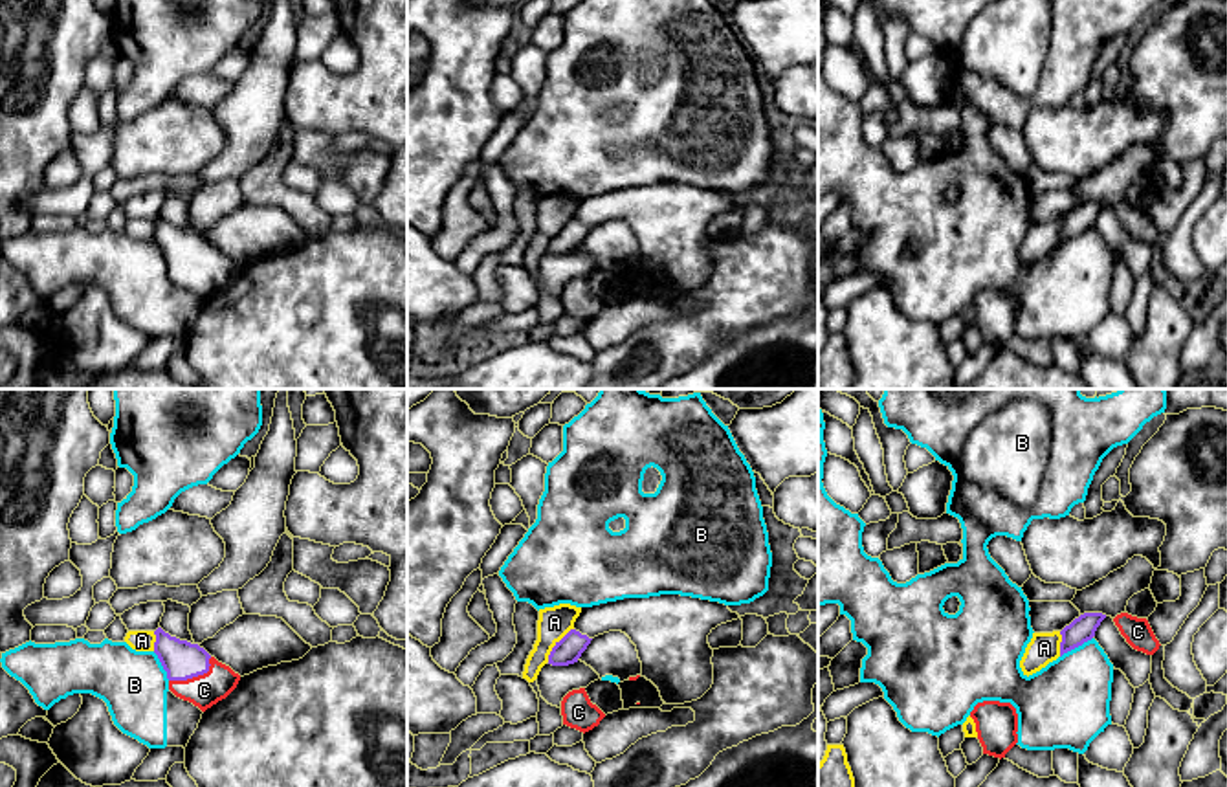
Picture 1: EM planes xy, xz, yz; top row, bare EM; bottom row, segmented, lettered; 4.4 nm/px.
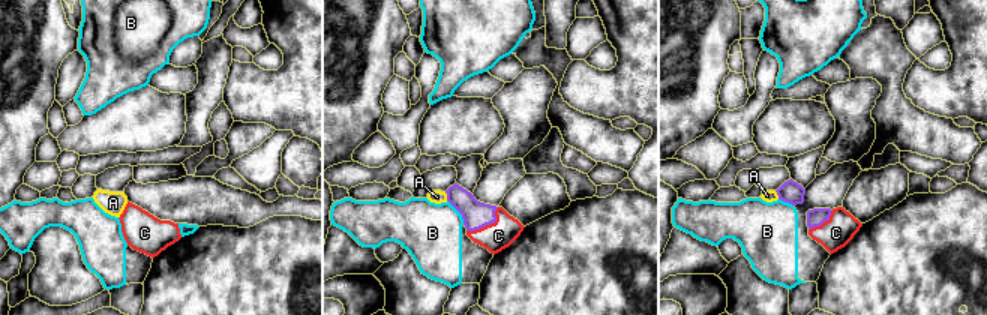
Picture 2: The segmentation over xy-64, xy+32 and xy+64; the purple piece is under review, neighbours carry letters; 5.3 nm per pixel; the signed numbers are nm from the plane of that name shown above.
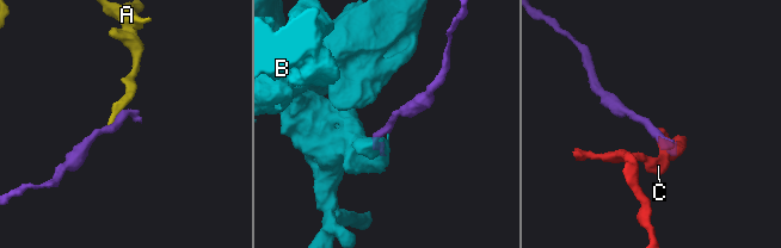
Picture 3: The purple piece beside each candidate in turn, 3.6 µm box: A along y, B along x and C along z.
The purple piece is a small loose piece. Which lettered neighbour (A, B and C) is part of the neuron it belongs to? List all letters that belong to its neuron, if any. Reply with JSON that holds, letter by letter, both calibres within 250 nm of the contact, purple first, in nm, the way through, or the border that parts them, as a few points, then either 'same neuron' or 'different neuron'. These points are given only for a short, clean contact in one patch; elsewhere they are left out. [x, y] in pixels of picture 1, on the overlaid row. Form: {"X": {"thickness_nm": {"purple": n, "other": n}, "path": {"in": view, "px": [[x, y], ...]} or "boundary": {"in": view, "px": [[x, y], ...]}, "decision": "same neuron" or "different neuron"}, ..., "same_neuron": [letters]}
{"A": {"thickness_nm": {"purple": 120, "other": 140}, "boundary": {"in": "xz", "px": [[573, 628], [552, 648], [547, 661]]}, "decision": "different neuron"}, "B": {"thickness_nm": {"purple": 110, "other": 360}, "boundary": {"in": "yz", "px": [[1092, 637], [1061, 657]]}, "decision": "different neuron"}, "C": {"thickness_nm": {"purple": 170, "other": 140}, "decision": "same neuron"}, "same_neuron": ["C"]}

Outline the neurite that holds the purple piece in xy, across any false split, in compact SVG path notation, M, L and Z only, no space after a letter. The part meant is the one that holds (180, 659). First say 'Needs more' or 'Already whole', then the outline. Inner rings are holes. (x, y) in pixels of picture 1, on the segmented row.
Needs more. M161 627L154 635L154 653L167 671L169 690L176 697L205 712L237 688L240 675L198 644L171 637Z

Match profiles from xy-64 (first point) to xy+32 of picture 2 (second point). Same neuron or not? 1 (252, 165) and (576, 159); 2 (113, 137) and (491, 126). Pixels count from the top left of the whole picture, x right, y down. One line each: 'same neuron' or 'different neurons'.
1: different neurons
2: same neuron

